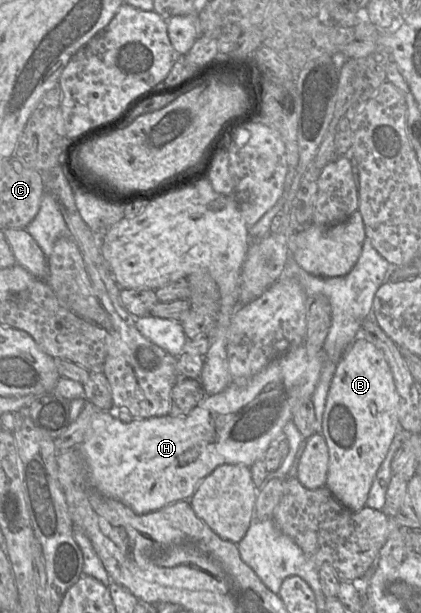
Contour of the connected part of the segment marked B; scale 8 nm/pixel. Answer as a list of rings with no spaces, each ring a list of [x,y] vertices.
[[[358,336],[337,363],[322,415],[321,432],[329,451],[326,487],[342,505],[351,511],[356,512],[366,506],[376,473],[400,429],[398,408],[399,395],[383,352],[365,338]]]

